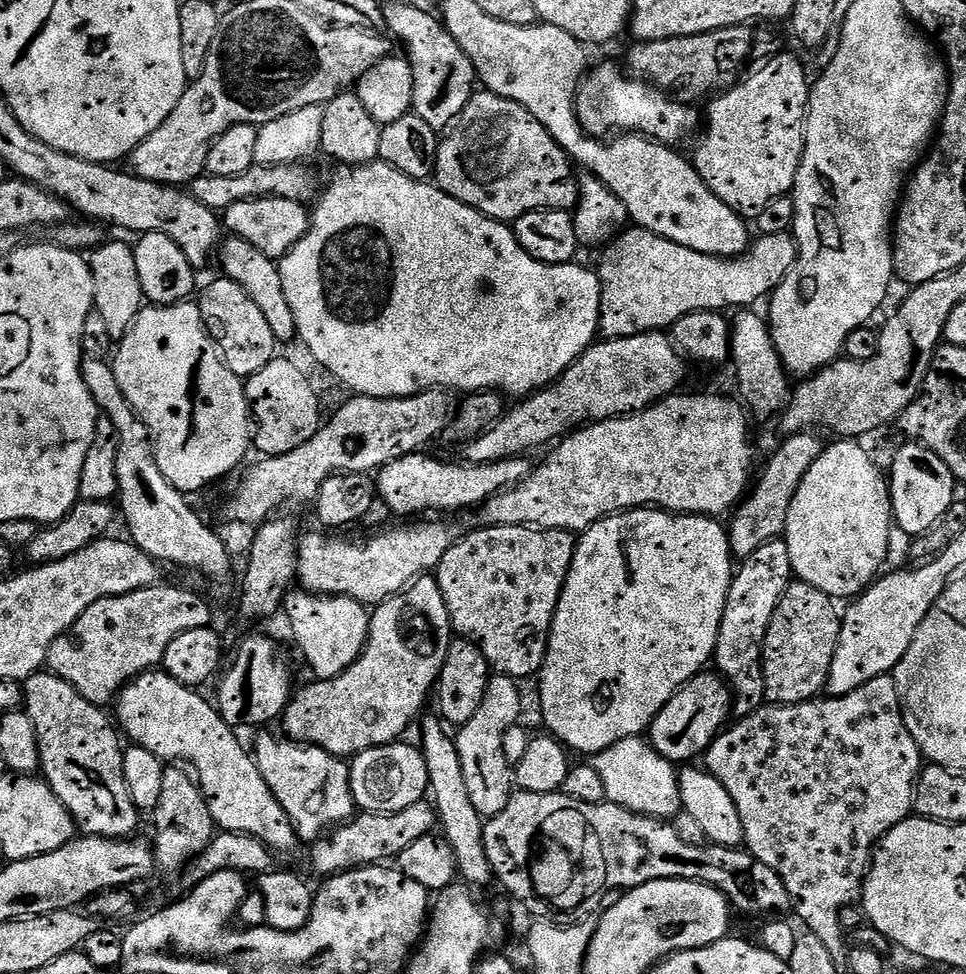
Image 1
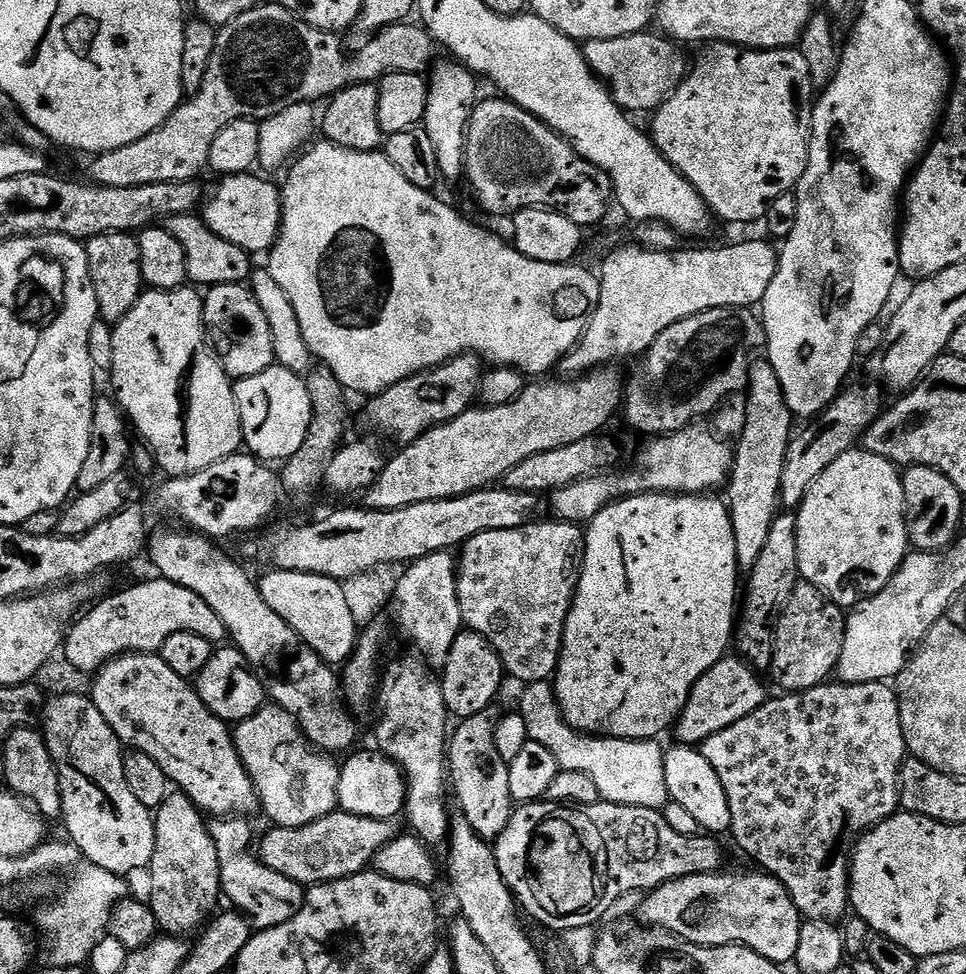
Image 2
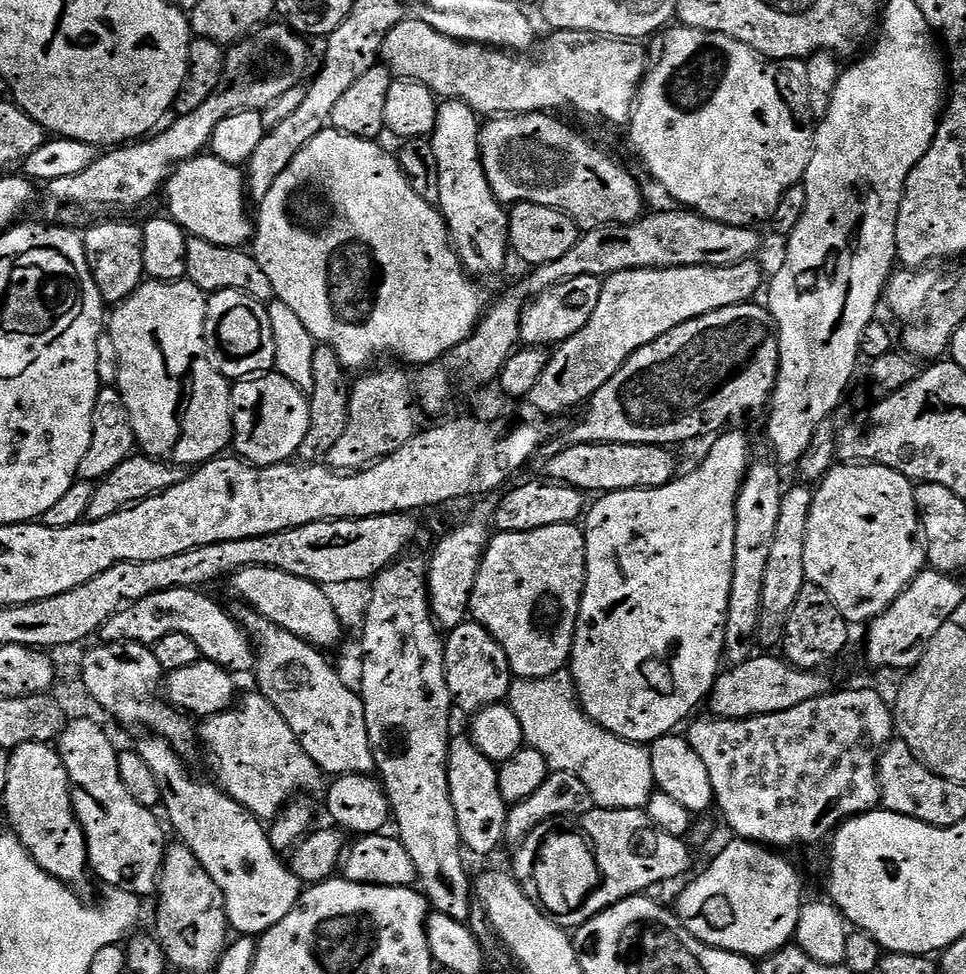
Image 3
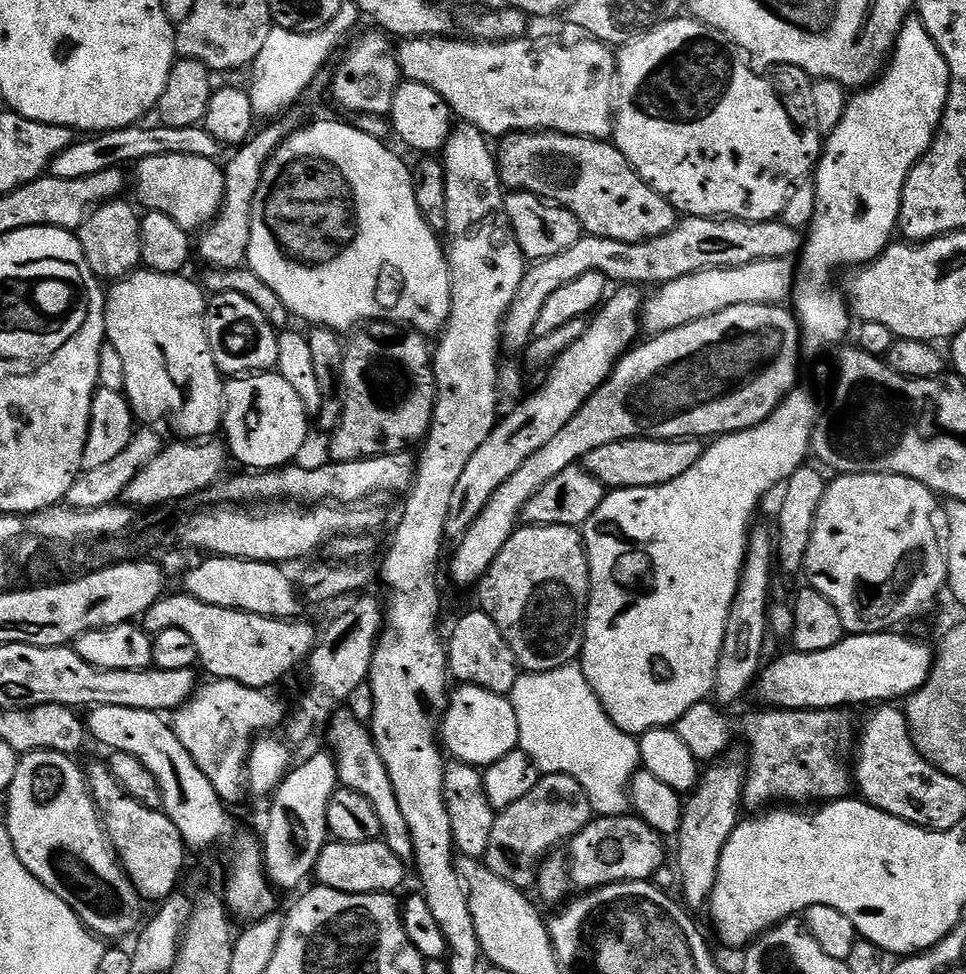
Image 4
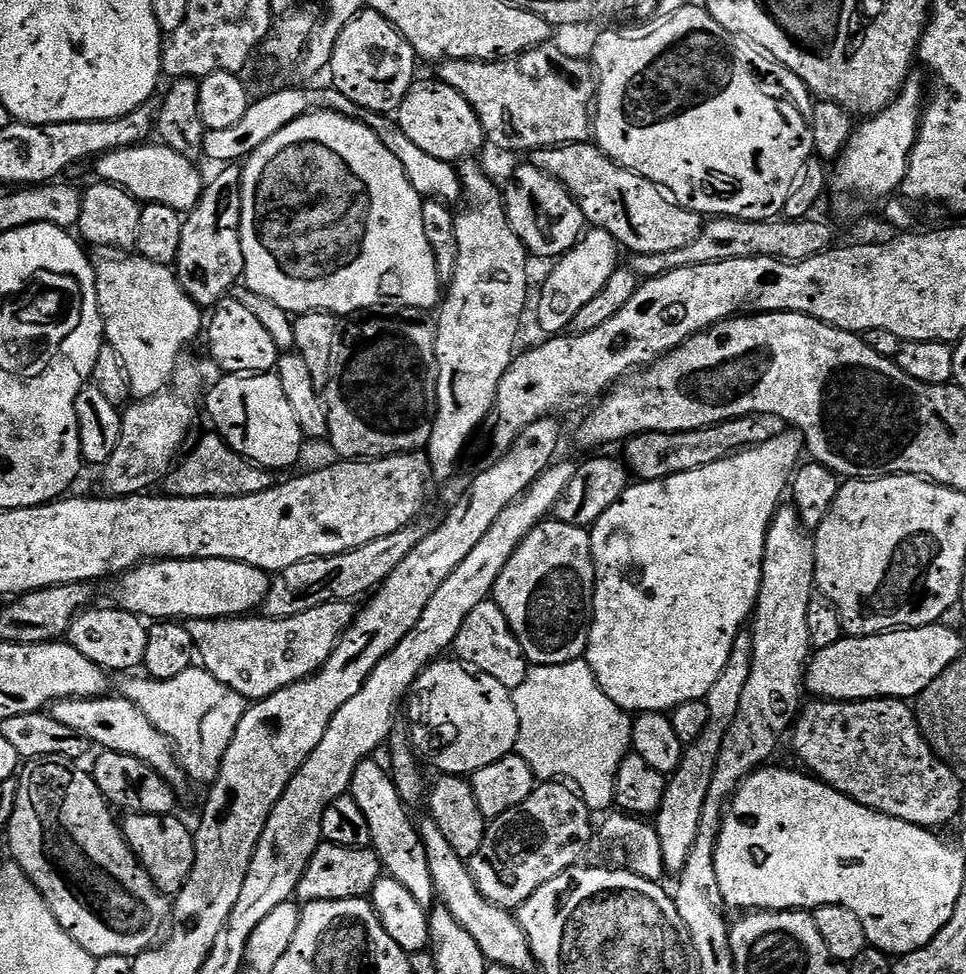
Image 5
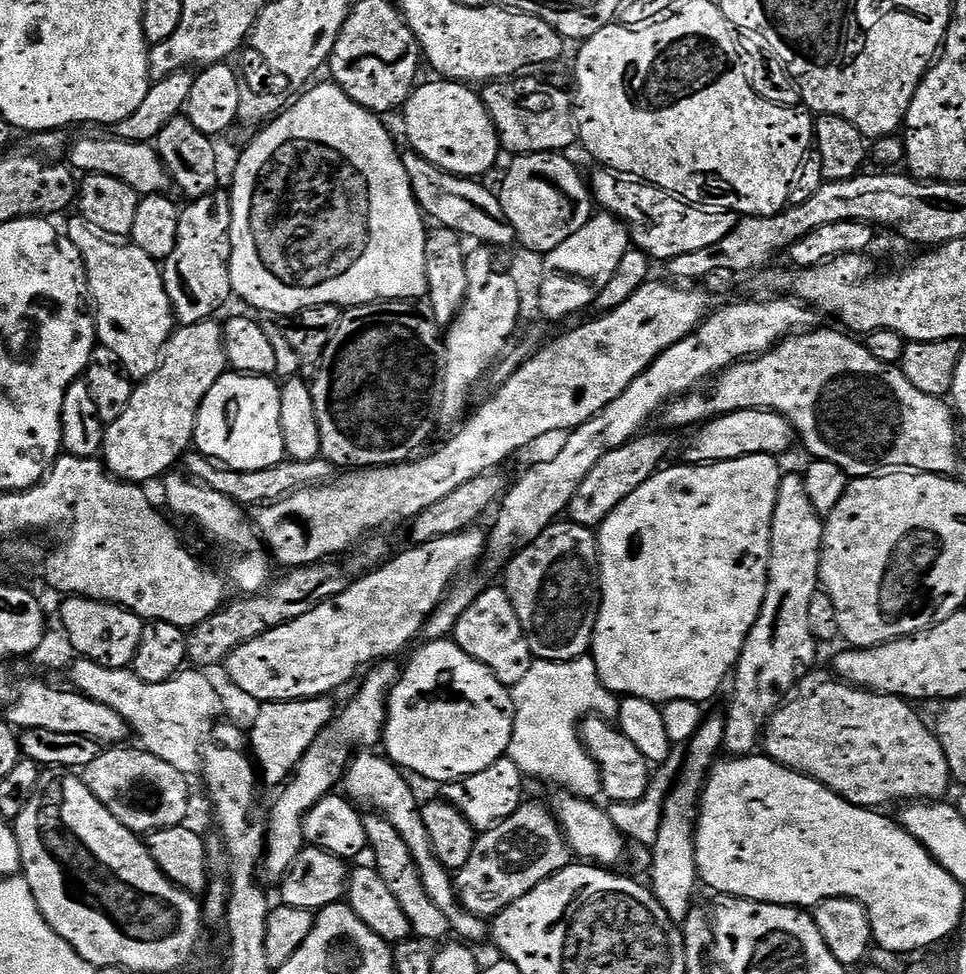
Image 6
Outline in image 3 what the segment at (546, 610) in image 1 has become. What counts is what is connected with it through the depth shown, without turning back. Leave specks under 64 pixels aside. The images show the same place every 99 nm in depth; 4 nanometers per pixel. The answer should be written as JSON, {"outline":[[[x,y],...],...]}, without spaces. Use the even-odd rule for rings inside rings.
{"outline":[[[579,523],[563,524],[562,526],[542,526],[538,530],[526,530],[525,532],[496,532],[484,548],[484,556],[478,566],[478,578],[474,578],[474,590],[470,594],[470,606],[468,611],[475,623],[481,624],[500,643],[502,650],[506,650],[506,658],[510,662],[510,670],[513,677],[518,680],[537,680],[552,676],[555,672],[565,671],[566,665],[572,659],[572,643],[576,633],[578,614],[582,606],[582,594],[586,582],[586,538],[584,529]]]}

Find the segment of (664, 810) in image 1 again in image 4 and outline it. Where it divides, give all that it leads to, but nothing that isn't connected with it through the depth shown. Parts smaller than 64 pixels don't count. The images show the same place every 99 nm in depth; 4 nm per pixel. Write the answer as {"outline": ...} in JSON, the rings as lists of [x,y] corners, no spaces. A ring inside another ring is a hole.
{"outline":[[[573,662],[562,666],[558,670],[550,670],[549,672],[524,672],[518,678],[518,682],[514,682],[514,690],[510,694],[510,699],[514,706],[514,714],[518,714],[519,751],[525,752],[525,754],[535,762],[536,767],[540,769],[541,773],[549,776],[553,776],[554,774],[566,774],[570,778],[574,778],[574,782],[578,782],[582,786],[582,790],[586,790],[586,798],[590,798],[590,806],[597,817],[622,816],[629,811],[628,787],[632,784],[632,775],[641,767],[640,745],[637,737],[618,730],[618,726],[614,726],[614,722],[610,722],[606,710],[598,702],[598,698],[590,686],[590,682],[586,682],[586,674],[579,663]]]}

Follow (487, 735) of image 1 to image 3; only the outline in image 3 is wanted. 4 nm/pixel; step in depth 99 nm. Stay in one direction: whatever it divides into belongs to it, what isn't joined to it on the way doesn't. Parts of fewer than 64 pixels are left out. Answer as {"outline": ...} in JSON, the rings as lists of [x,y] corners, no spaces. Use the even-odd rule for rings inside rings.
{"outline":[[[453,735],[449,739],[448,785],[454,814],[458,818],[458,834],[461,845],[476,856],[488,856],[499,844],[505,843],[504,831],[510,805],[502,798],[502,790],[498,790],[499,773],[497,761],[486,758],[467,735]]]}

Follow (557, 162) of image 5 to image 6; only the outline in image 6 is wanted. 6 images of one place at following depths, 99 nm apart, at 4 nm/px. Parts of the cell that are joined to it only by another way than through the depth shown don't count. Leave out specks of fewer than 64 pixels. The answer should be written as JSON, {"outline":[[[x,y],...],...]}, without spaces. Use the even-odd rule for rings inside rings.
{"outline":[[[596,170],[590,176],[590,191],[595,203],[600,204],[605,213],[609,216],[616,216],[628,227],[628,234],[631,243],[645,252],[653,261],[667,262],[674,258],[682,258],[682,254],[694,254],[694,250],[706,250],[722,238],[726,238],[736,228],[738,223],[737,213],[728,212],[725,208],[702,208],[695,204],[687,204],[685,200],[678,196],[671,196],[669,192],[664,192],[658,186],[645,184],[643,180],[629,178],[611,170]]]}

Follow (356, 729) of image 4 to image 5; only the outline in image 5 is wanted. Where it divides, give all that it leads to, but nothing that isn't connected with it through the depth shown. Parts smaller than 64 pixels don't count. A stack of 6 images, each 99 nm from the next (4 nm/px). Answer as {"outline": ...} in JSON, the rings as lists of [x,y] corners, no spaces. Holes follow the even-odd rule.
{"outline":[[[369,758],[361,762],[358,770],[352,779],[350,795],[354,802],[358,802],[358,810],[366,814],[366,822],[370,825],[370,838],[372,839],[372,851],[380,860],[380,867],[394,882],[400,882],[410,890],[418,905],[425,909],[431,909],[437,903],[436,891],[434,890],[434,878],[430,878],[430,866],[426,858],[426,846],[420,840],[420,833],[417,825],[412,824],[412,816],[406,807],[404,800],[398,794],[396,784],[393,782],[391,775],[380,764],[375,764],[375,759]]]}

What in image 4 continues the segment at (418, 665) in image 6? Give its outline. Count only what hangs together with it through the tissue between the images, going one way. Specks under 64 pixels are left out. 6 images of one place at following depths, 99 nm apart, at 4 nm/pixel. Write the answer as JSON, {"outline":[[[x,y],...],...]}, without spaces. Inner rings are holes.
{"outline":[[[465,684],[457,689],[448,697],[448,706],[438,728],[443,751],[453,761],[473,764],[481,770],[498,762],[498,758],[506,758],[506,754],[517,751],[520,747],[518,714],[514,714],[511,699],[473,684]]]}

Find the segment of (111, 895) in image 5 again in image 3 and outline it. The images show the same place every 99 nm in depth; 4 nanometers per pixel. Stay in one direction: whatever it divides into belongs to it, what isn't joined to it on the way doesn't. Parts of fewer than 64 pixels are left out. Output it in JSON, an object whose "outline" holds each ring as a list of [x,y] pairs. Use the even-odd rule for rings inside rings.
{"outline":[[[26,742],[26,746],[11,749],[8,765],[10,774],[6,774],[2,800],[12,823],[11,831],[46,874],[69,886],[77,886],[90,876],[88,843],[72,805],[73,787],[59,751],[52,744]]]}

